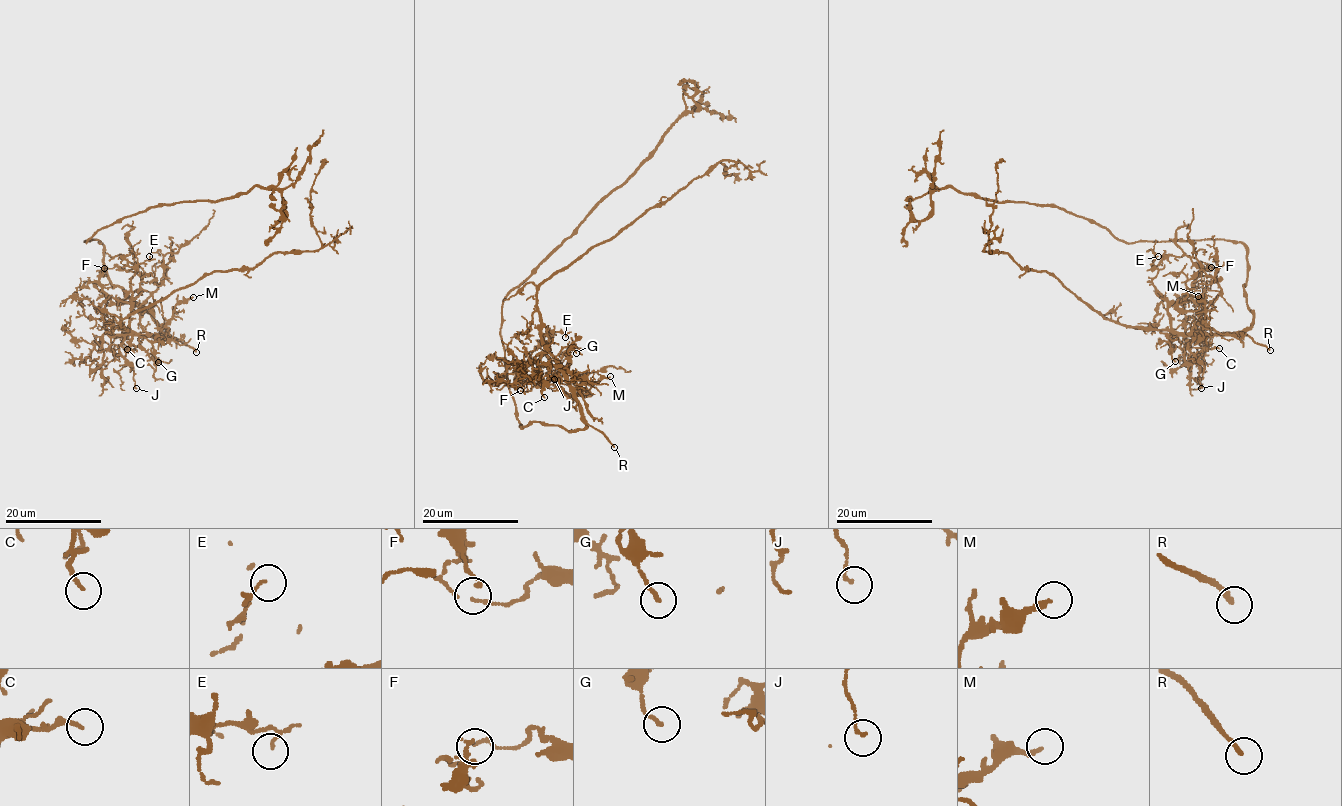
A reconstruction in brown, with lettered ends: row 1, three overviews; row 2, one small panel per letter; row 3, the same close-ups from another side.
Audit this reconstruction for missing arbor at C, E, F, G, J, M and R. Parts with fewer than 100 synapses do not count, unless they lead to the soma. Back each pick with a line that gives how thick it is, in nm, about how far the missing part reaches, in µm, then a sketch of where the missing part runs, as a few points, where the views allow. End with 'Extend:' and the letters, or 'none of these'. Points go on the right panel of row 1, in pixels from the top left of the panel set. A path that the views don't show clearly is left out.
R: 190 nm | 80 µm
Extend: R

